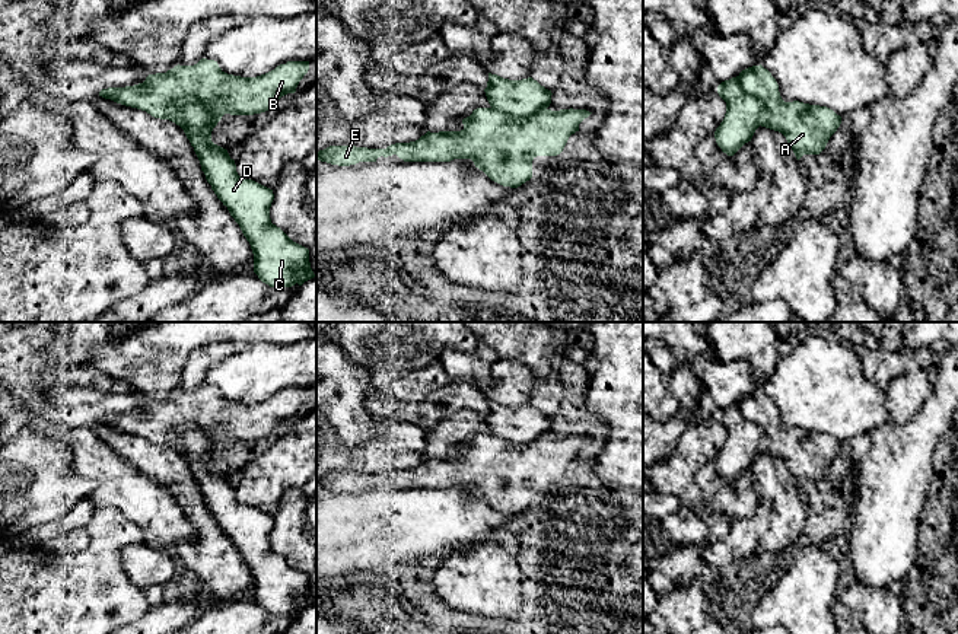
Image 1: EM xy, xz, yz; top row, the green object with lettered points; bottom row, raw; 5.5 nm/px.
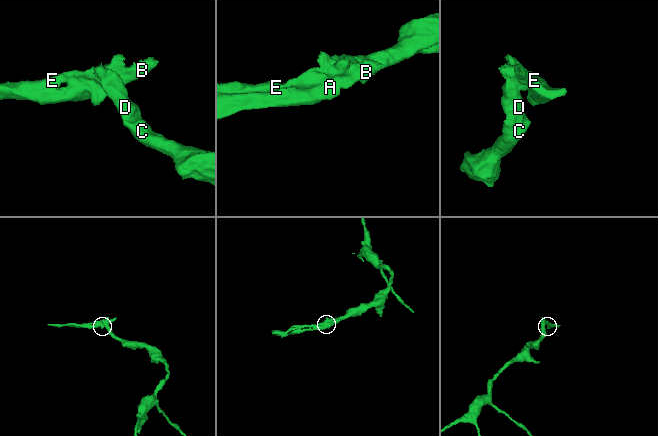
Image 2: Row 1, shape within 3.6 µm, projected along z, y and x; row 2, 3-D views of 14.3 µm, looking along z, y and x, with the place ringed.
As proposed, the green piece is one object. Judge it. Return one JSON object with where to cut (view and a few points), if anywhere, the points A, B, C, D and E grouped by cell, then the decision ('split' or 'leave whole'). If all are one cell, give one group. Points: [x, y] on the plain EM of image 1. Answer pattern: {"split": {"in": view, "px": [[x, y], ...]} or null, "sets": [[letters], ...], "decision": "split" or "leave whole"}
{"split": {"in": "xy", "px": [[177, 430], [185, 426], [197, 426], [216, 449]]}, "sets": [["A", "B", "E"], ["C", "D"]], "decision": "split"}

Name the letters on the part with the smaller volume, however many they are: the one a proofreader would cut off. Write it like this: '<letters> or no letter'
A, B, E

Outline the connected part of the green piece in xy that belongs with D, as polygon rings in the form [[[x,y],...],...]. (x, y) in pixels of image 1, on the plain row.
[[[198,427],[178,430],[182,456],[200,487],[201,497],[217,525],[239,551],[254,580],[254,599],[270,614],[302,612],[315,603],[309,576],[293,568],[271,549],[273,516],[241,504],[227,477],[211,468],[217,452]]]

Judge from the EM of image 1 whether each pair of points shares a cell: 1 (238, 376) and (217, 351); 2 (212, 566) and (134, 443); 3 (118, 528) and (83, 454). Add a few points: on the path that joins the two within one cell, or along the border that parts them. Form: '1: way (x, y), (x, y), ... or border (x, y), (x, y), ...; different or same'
1: border (247, 344), (217, 360), (201, 384); different
2: way (206, 534), (204, 525), (182, 483), (166, 467); same
3: border (95, 506), (114, 506), (137, 526); different

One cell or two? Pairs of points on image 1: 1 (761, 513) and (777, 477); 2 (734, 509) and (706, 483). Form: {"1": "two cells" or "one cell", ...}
{"1": "two cells", "2": "one cell"}

